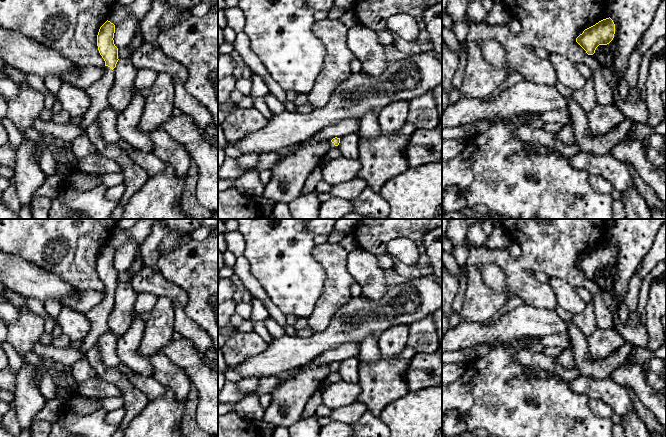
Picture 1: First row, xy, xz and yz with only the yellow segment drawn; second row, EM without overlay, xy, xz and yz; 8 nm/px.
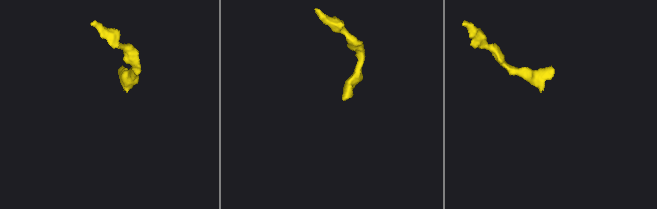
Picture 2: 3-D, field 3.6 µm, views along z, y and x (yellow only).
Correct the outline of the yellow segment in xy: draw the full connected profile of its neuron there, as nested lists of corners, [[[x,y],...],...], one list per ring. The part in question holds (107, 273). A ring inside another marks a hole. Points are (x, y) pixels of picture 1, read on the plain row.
[[[106,245],[99,253],[97,259],[97,270],[100,279],[105,285],[103,300],[85,313],[91,329],[82,340],[82,346],[78,349],[82,354],[86,353],[96,344],[98,338],[108,328],[108,318],[115,305],[115,291],[118,286],[118,272],[114,268],[115,249]]]

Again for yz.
[[[609,241],[585,253],[576,262],[576,266],[586,275],[588,279],[593,279],[599,269],[609,268],[615,258],[615,248]]]

